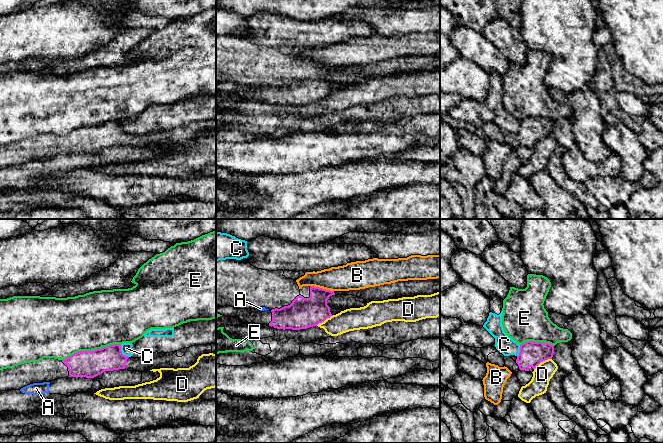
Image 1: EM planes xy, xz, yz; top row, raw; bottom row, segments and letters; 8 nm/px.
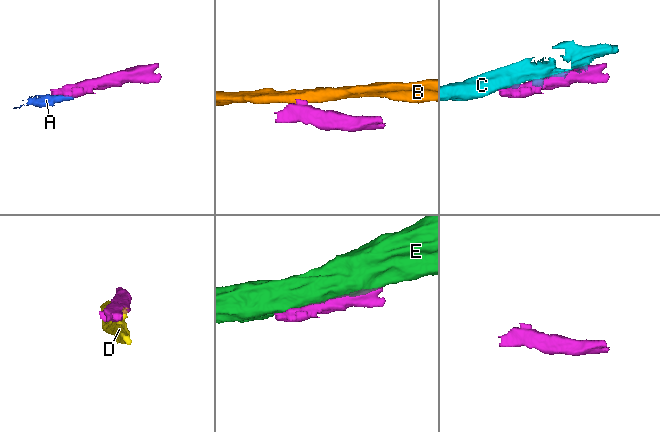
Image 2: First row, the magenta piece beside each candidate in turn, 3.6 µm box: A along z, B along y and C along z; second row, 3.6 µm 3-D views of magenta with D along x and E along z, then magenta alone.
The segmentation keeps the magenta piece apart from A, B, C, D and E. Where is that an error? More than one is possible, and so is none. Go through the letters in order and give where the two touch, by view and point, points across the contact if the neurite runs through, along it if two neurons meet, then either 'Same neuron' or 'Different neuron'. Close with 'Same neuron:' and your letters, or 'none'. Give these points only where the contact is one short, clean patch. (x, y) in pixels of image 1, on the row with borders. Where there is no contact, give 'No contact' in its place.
A: Touches magenta at xy (70, 375). Boundary: xy (69, 374), (71, 376). Different neuron
B: Touches magenta at xz (322, 288). Boundary: xz (310, 285), (333, 291). Different neuron
C: Touches magenta at xy (121, 352). Different neuron
D: Touches magenta at yz (542, 361). Different neuron
E: Touches magenta at xy (92, 350). Different neuron
Same neuron: none

